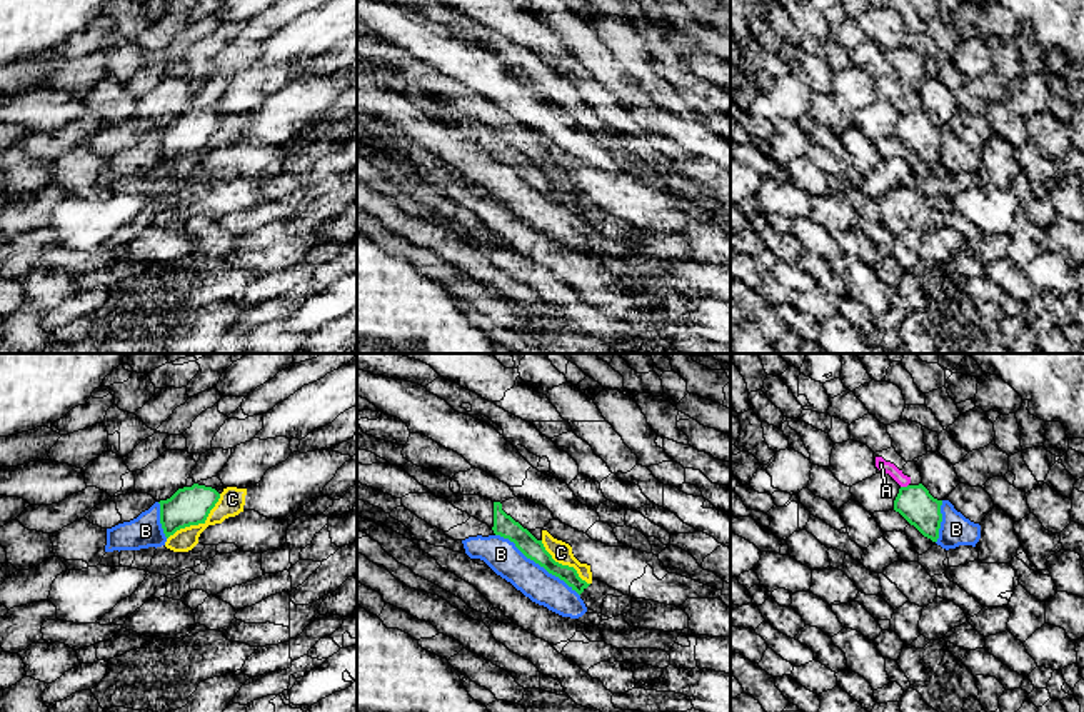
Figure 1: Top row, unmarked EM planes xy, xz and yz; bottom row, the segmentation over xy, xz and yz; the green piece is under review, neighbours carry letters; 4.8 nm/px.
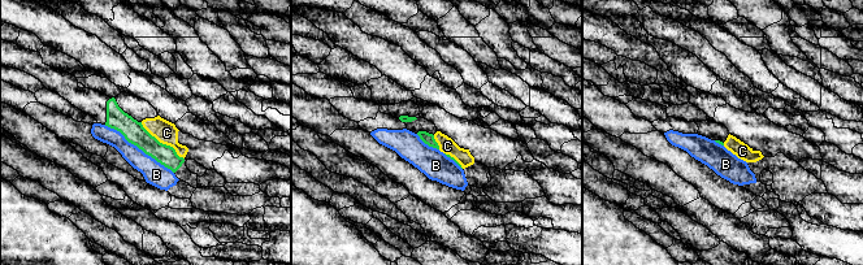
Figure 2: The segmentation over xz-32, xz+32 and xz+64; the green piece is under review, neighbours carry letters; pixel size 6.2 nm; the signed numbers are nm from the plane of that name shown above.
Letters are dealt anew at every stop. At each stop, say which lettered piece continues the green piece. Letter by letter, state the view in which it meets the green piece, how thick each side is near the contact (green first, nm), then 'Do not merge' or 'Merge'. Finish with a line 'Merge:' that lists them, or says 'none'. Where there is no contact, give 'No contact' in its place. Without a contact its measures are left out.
A: Touches green in yz. Thickness 170 nm (green) against 60 nm. Do not merge
B: Touches green in xz. Thickness 110 nm (green) against 160 nm. Do not merge
C: Touches green in xy. Thickness 190 nm (green) against 120 nm. Do not merge
Merge: none

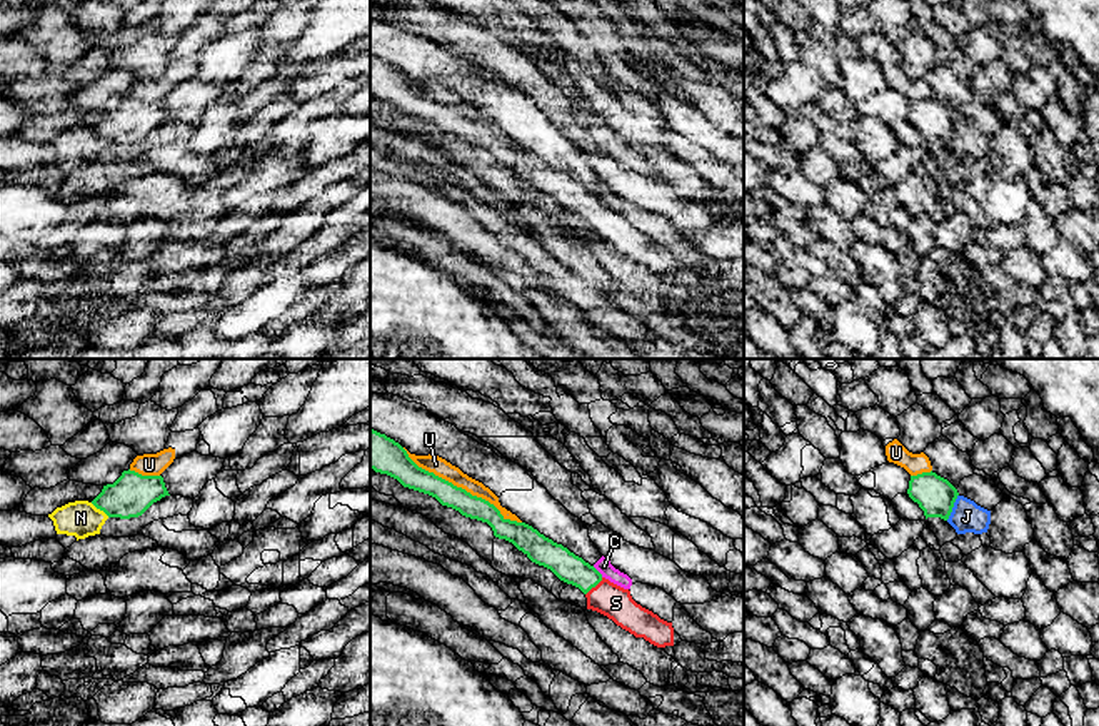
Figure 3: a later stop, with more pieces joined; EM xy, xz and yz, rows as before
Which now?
C: Touches green in xz. Thickness 140 nm (green) against 70 nm. Do not merge
J: Touches green in yz. Thickness 190 nm (green) against 150 nm. Do not merge
N: Touches green in xy. Thickness 200 nm (green) against 170 nm. Do not merge
S: Touches green in xz. Thickness 140 nm (green) against 160 nm. Merge
U: Touches green in xz. Thickness 120 nm (green) against 90 nm. Do not merge
Merge: S

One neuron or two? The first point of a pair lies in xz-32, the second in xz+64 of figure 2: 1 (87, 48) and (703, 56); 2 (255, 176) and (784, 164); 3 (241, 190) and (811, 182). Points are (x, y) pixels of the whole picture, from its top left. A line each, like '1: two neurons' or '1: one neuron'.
1: two neurons
2: two neurons
3: one neuron

